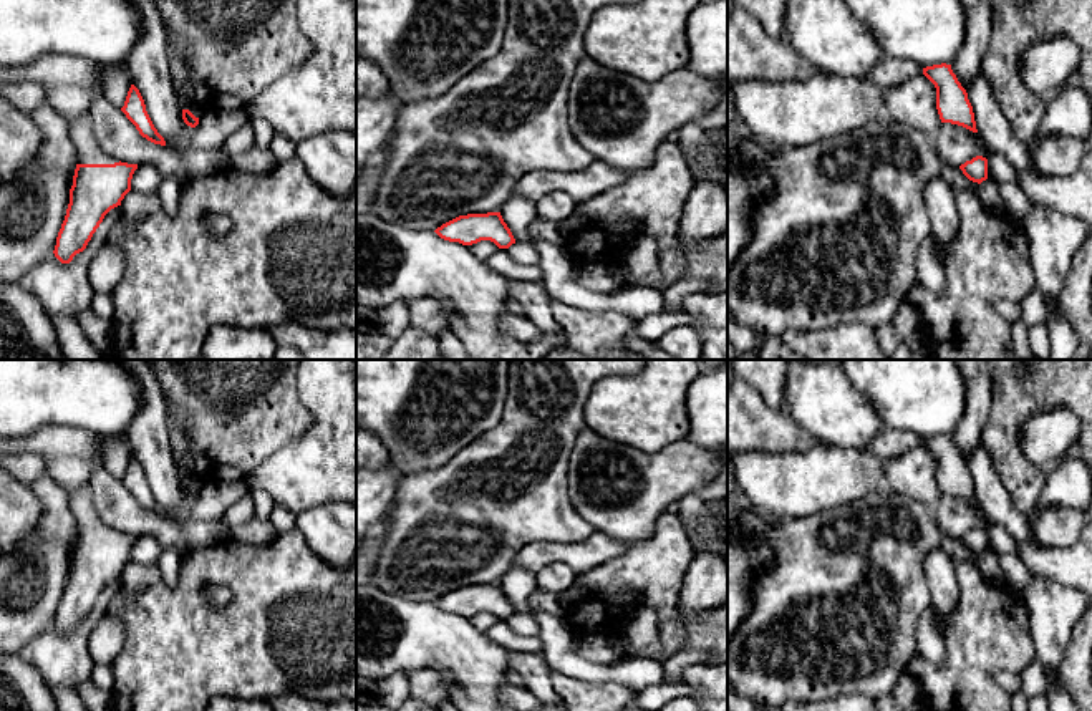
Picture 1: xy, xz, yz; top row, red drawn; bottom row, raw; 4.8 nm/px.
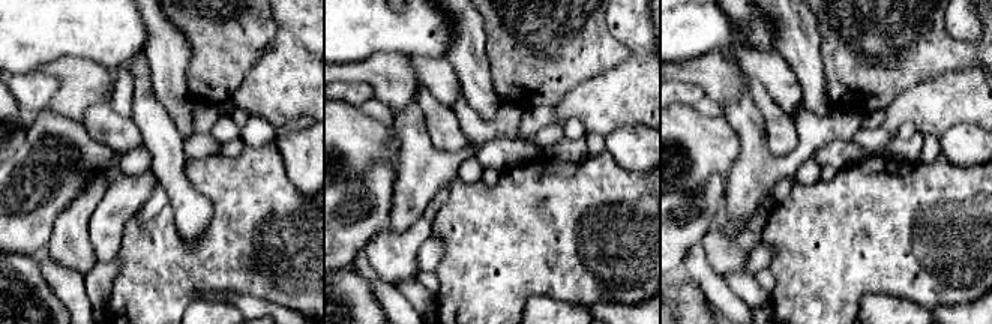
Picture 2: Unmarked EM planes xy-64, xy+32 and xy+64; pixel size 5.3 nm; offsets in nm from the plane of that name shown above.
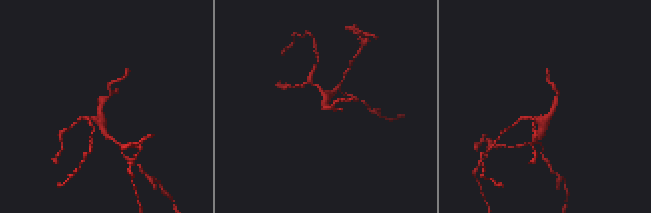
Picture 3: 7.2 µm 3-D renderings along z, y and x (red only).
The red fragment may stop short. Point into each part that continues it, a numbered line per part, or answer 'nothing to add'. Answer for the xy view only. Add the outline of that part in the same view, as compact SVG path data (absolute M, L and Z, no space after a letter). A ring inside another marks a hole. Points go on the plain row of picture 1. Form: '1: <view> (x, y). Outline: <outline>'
1: xy (88, 522). Outline: M89 486L70 492L70 510L76 519L76 535L114 535L119 534L104 525L93 505Z

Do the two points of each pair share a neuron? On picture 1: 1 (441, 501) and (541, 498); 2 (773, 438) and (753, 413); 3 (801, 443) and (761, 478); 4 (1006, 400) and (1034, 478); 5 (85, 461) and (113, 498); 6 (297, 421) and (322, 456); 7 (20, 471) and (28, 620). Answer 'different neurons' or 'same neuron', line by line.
1: same neuron
2: same neuron
3: different neurons
4: same neuron
5: different neurons
6: different neurons
7: different neurons

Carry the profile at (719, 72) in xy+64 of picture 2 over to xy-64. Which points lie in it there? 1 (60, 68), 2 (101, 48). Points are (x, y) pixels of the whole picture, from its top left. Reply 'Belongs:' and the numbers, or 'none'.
Belongs: 1

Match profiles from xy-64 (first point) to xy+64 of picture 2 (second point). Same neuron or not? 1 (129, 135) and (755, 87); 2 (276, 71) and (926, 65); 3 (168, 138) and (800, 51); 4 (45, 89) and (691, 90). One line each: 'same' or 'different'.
1: same
2: different
3: same
4: same

